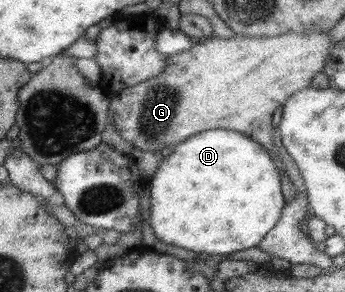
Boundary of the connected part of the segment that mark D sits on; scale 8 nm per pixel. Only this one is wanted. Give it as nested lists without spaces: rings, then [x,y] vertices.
[[[215,128],[189,136],[184,142],[173,146],[173,151],[168,157],[160,161],[151,181],[147,183],[150,197],[149,224],[154,236],[167,245],[184,248],[184,250],[188,250],[195,254],[202,254],[202,257],[210,257],[212,261],[228,256],[236,251],[256,247],[261,242],[262,238],[274,228],[276,222],[280,219],[280,214],[285,205],[282,192],[280,191],[280,174],[278,173],[278,167],[279,165],[275,157],[269,154],[261,144],[246,138],[246,136],[239,132],[224,128]]]

